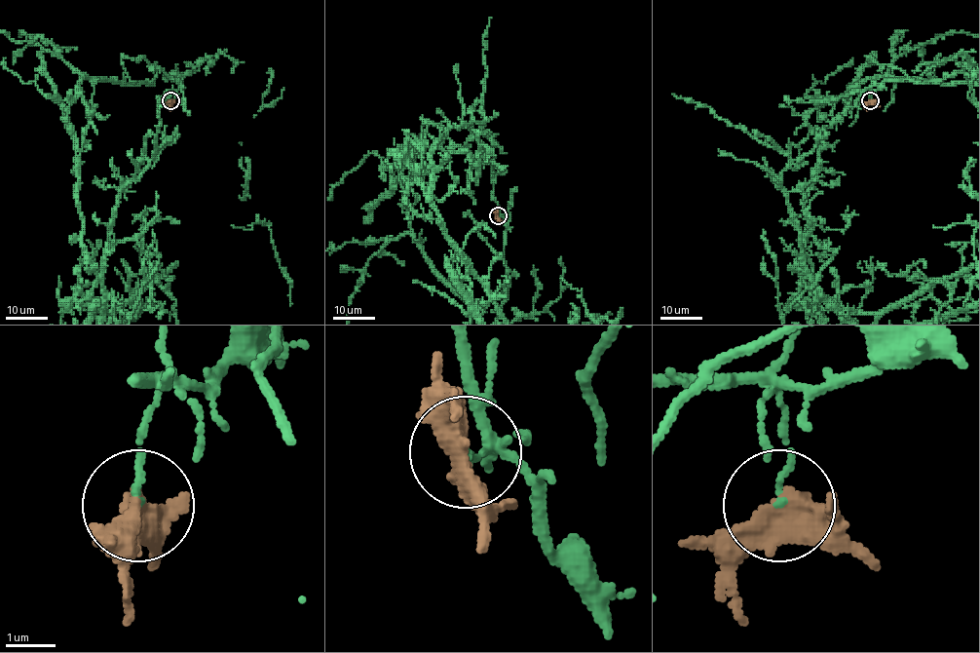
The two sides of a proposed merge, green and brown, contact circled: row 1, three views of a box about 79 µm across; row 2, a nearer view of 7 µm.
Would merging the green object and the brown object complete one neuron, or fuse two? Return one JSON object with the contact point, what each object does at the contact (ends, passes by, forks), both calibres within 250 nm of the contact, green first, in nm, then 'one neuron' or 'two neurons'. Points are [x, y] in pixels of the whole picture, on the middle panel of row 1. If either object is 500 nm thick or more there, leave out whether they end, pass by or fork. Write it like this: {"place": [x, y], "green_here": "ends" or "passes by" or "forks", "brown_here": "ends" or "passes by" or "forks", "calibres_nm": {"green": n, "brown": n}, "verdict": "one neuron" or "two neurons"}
{"place": [498, 215], "calibres_nm": {"green": 120, "brown": 500}, "verdict": "one neuron"}

